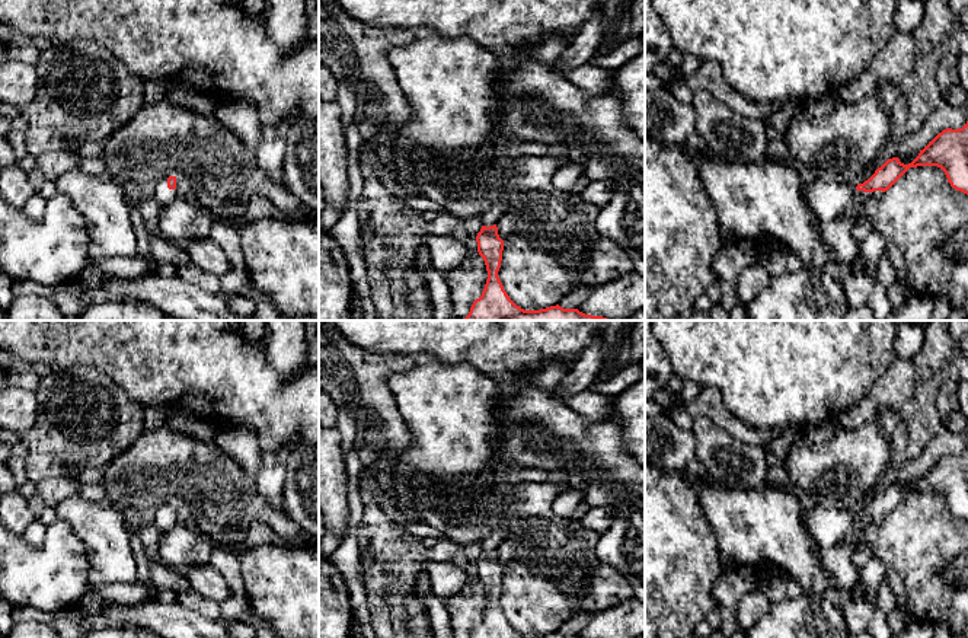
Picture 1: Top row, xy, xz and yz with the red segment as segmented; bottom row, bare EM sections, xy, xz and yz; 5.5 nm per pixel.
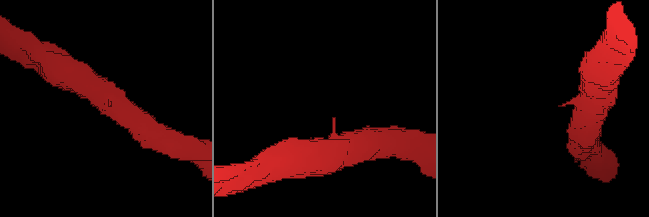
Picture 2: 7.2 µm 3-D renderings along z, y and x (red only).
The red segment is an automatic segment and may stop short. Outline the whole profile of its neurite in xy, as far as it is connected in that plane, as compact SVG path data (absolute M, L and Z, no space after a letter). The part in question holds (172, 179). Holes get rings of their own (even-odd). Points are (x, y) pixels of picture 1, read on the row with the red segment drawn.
M169 176L156 184L153 197L159 202L160 208L169 205L178 195L176 176Z

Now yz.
M968 121L962 128L946 128L939 133L908 165L901 163L898 157L888 159L868 181L857 184L856 188L853 184L828 184L820 179L808 184L805 188L808 208L814 214L818 224L831 221L837 218L844 211L846 205L856 197L868 192L879 197L888 191L910 168L917 166L940 168L945 172L951 186L968 195Z

